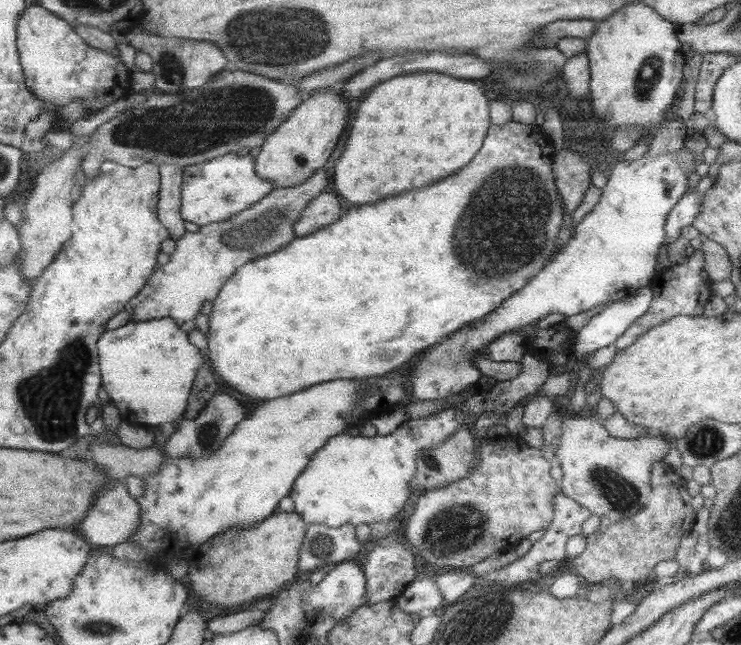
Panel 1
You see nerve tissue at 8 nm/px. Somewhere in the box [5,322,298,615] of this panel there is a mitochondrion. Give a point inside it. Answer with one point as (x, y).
(52, 398)

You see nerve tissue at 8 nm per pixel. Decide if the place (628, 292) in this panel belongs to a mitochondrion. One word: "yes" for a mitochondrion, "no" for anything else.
no

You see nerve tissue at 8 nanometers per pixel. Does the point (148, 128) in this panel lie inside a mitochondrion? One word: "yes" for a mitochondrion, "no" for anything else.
yes

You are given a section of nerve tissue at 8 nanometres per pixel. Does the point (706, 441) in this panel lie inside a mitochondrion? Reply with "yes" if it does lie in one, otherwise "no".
yes

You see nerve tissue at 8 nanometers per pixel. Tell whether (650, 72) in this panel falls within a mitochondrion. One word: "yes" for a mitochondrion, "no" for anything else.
yes

